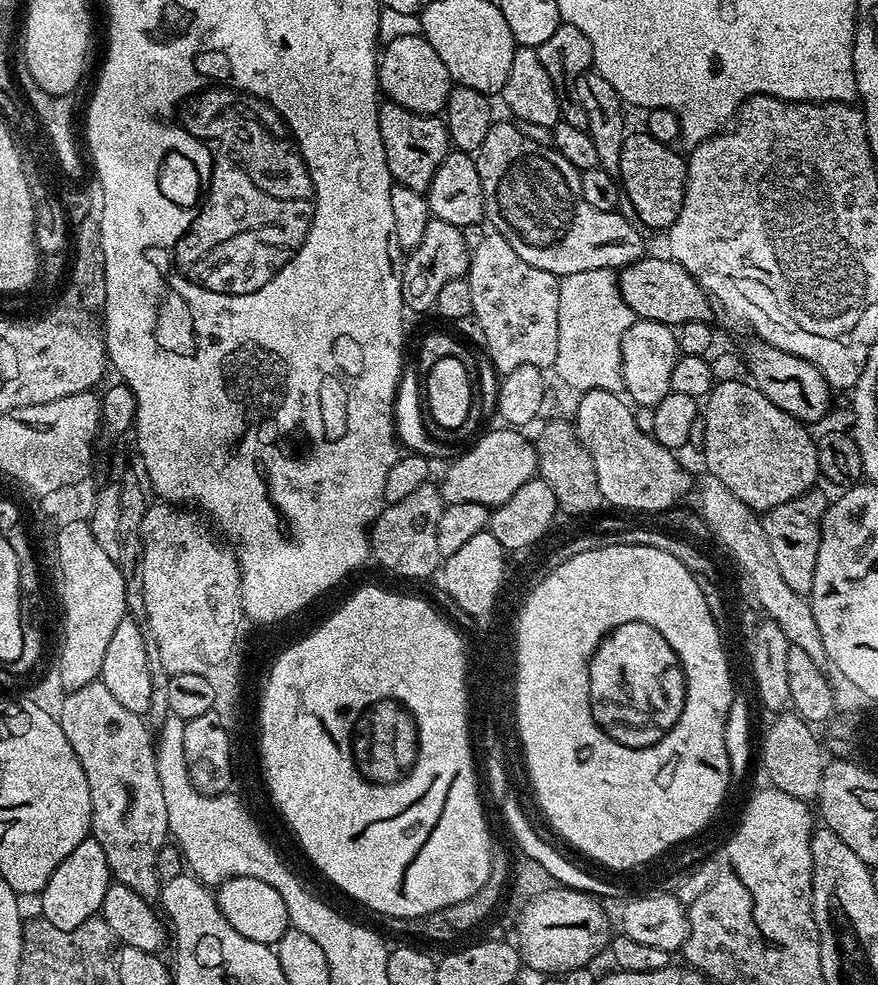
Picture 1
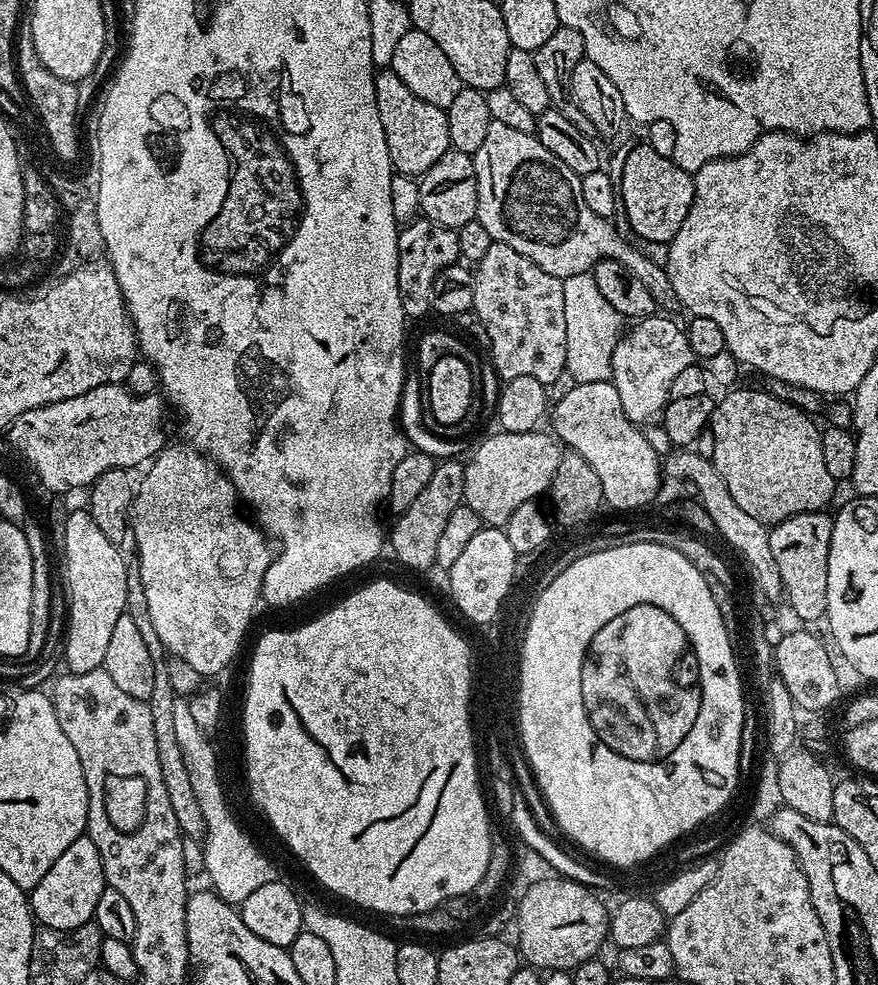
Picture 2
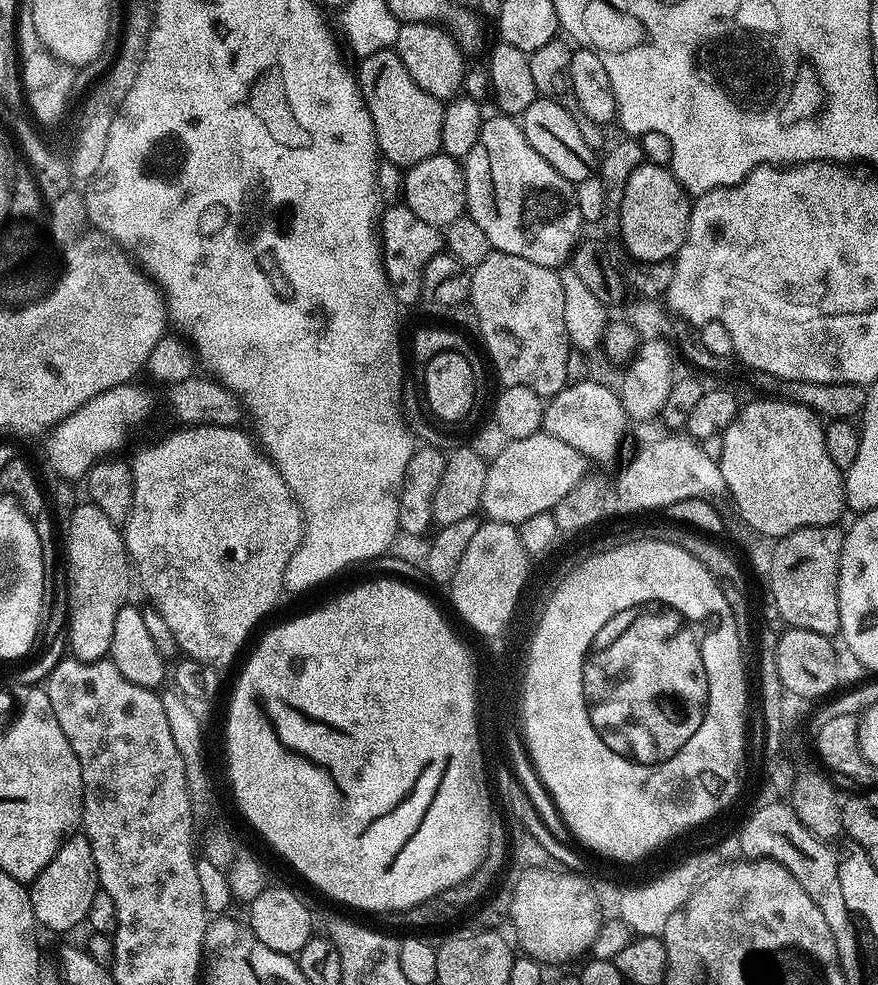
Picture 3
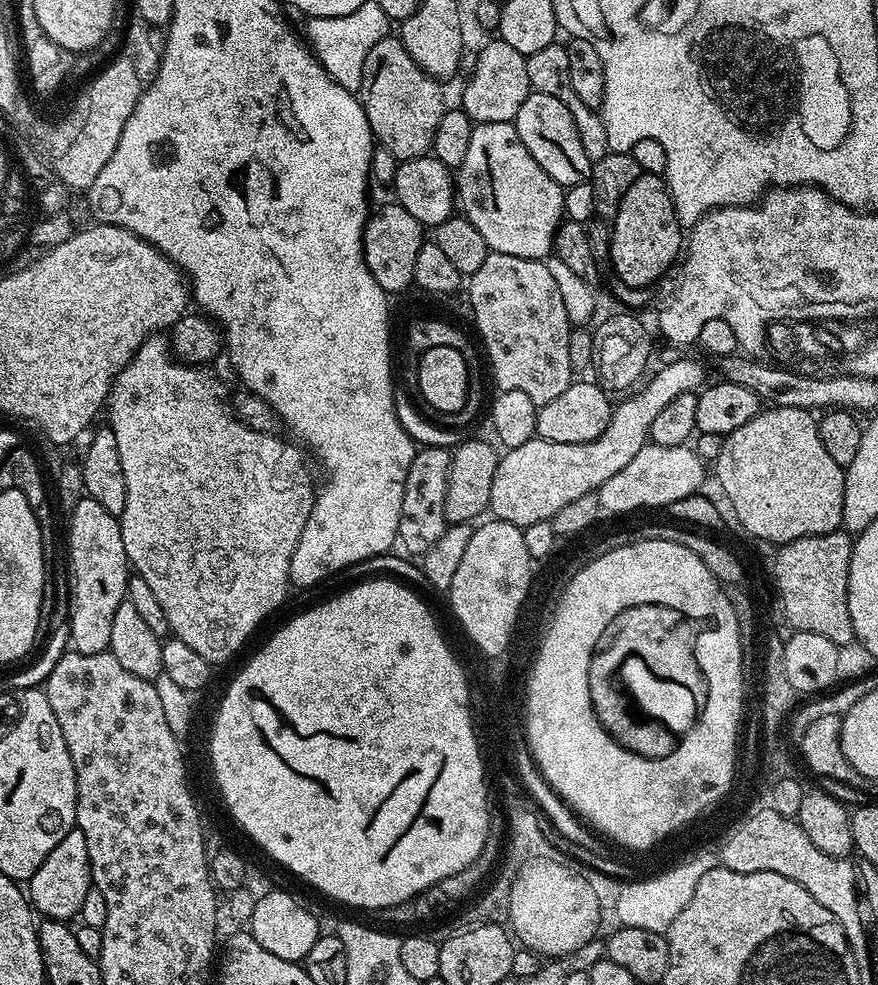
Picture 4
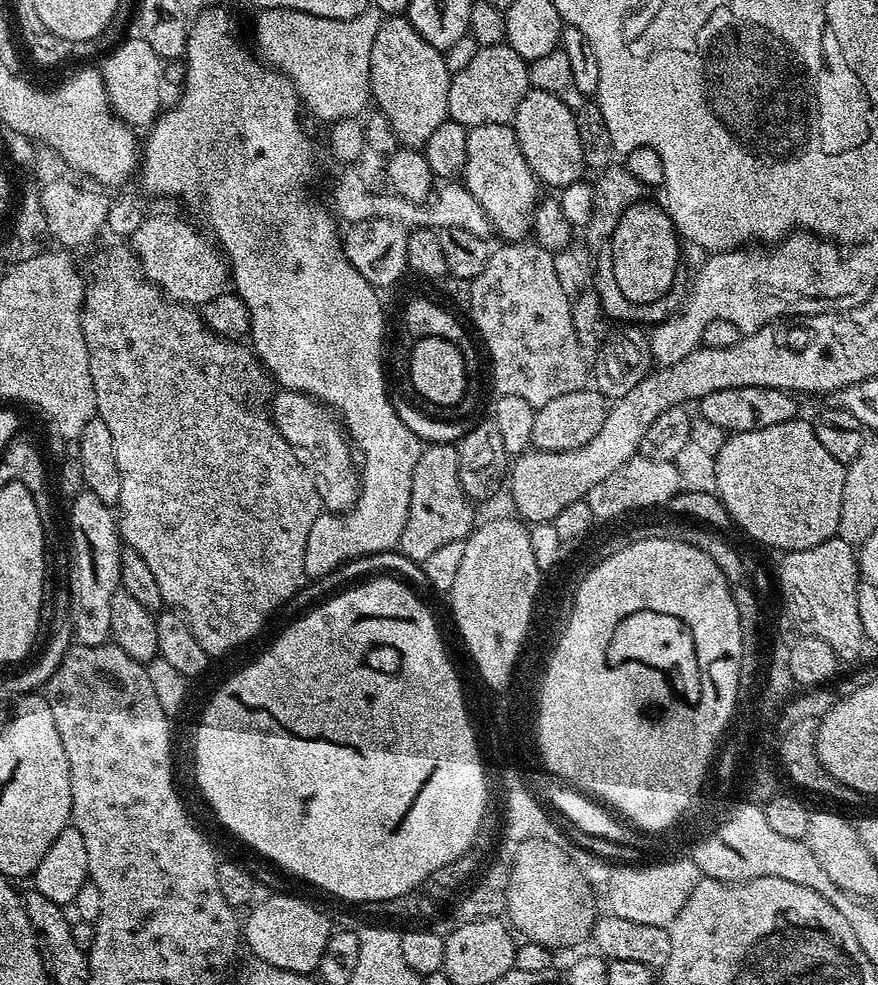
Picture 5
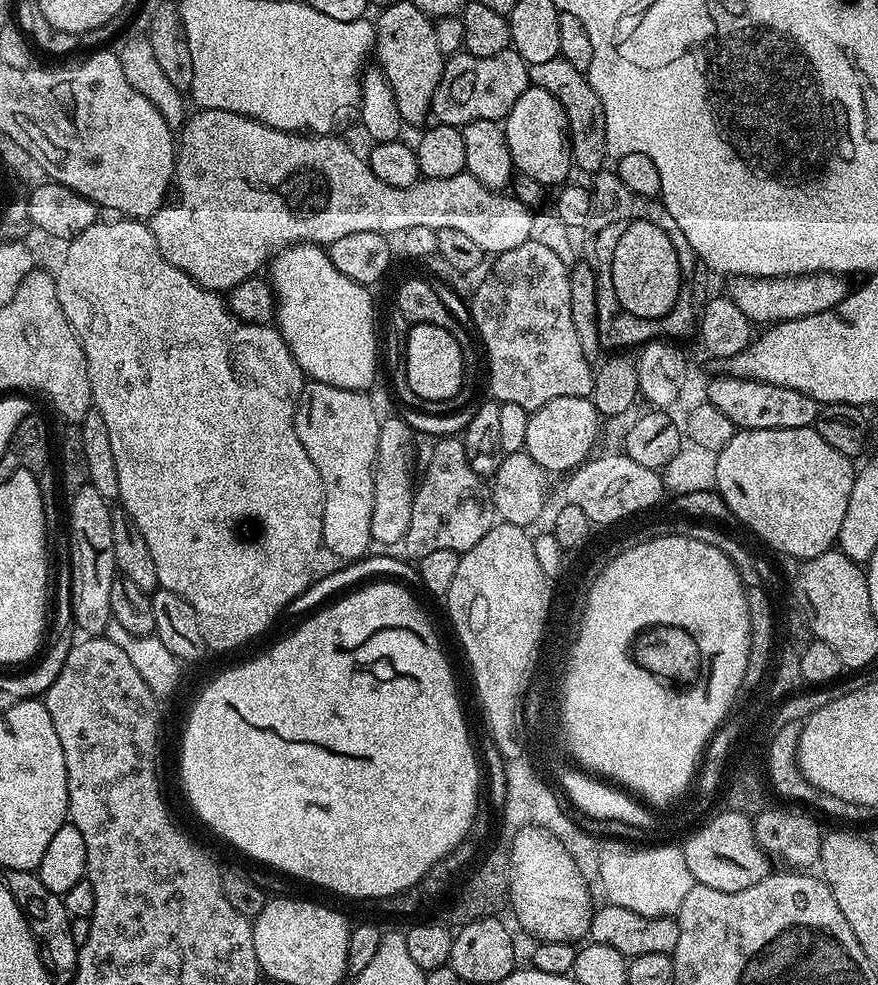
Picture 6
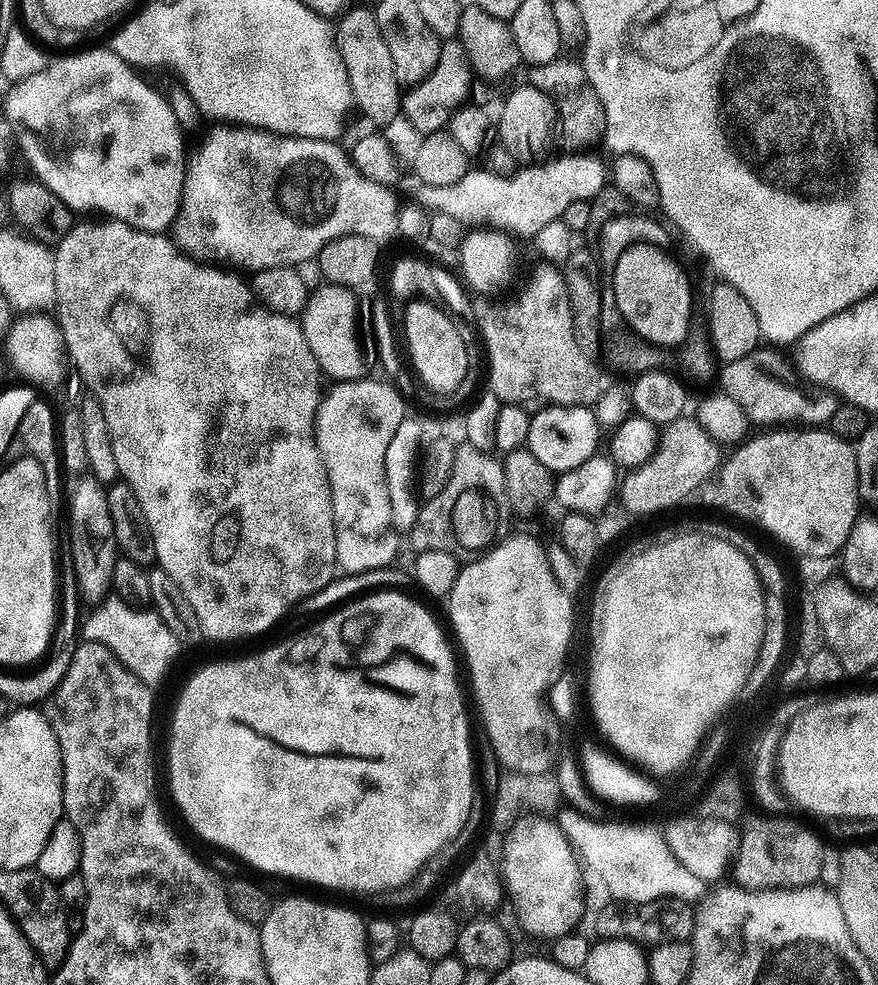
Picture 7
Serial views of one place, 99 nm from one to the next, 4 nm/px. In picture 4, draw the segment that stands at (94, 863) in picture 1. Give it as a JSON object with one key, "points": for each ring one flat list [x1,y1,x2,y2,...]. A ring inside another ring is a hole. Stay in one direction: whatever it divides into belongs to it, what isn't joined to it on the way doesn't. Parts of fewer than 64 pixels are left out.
{"points":[[78,827,72,828,50,854,46,854,46,862,34,870,34,874,26,882,26,895,35,911,49,920,65,922,79,917,82,901,94,887,92,867,90,866,90,850,86,850,86,834],[41,912,41,913,40,913]]}

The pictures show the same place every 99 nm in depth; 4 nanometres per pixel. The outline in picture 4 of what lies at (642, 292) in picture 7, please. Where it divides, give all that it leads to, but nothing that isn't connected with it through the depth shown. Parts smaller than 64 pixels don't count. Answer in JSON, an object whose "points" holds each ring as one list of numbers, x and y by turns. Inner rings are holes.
{"points":[[640,175,623,194,620,204,614,209,614,215,616,221,612,224,612,245,608,252,612,255,615,279,627,288,644,290,672,263,675,265,682,252,682,221,676,216,676,207,665,177]]}

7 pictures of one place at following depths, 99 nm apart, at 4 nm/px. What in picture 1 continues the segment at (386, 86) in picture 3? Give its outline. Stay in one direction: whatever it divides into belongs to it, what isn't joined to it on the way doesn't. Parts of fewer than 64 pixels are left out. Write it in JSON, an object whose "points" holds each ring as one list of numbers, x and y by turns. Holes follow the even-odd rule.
{"points":[[384,102,380,104,380,133,382,134,382,146,386,150,386,162,393,181,415,192,427,193,438,166,447,158,450,151,447,123,439,115,424,116,421,112,406,110,401,104]]}

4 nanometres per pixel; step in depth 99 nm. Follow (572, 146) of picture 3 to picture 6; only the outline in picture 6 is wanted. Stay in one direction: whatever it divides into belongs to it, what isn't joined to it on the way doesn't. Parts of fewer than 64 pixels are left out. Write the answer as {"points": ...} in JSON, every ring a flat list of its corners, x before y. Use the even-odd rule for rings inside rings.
{"points":[[530,86,522,94,522,98,518,98,518,102,514,102,514,110,510,110,508,117,502,121,502,127,506,142,510,146,515,171,528,174,534,178,534,182,545,186,563,185,571,177,568,175,574,172,574,165,572,163,572,147,568,144,568,119,558,98,554,98,554,94,546,94,546,90]]}

